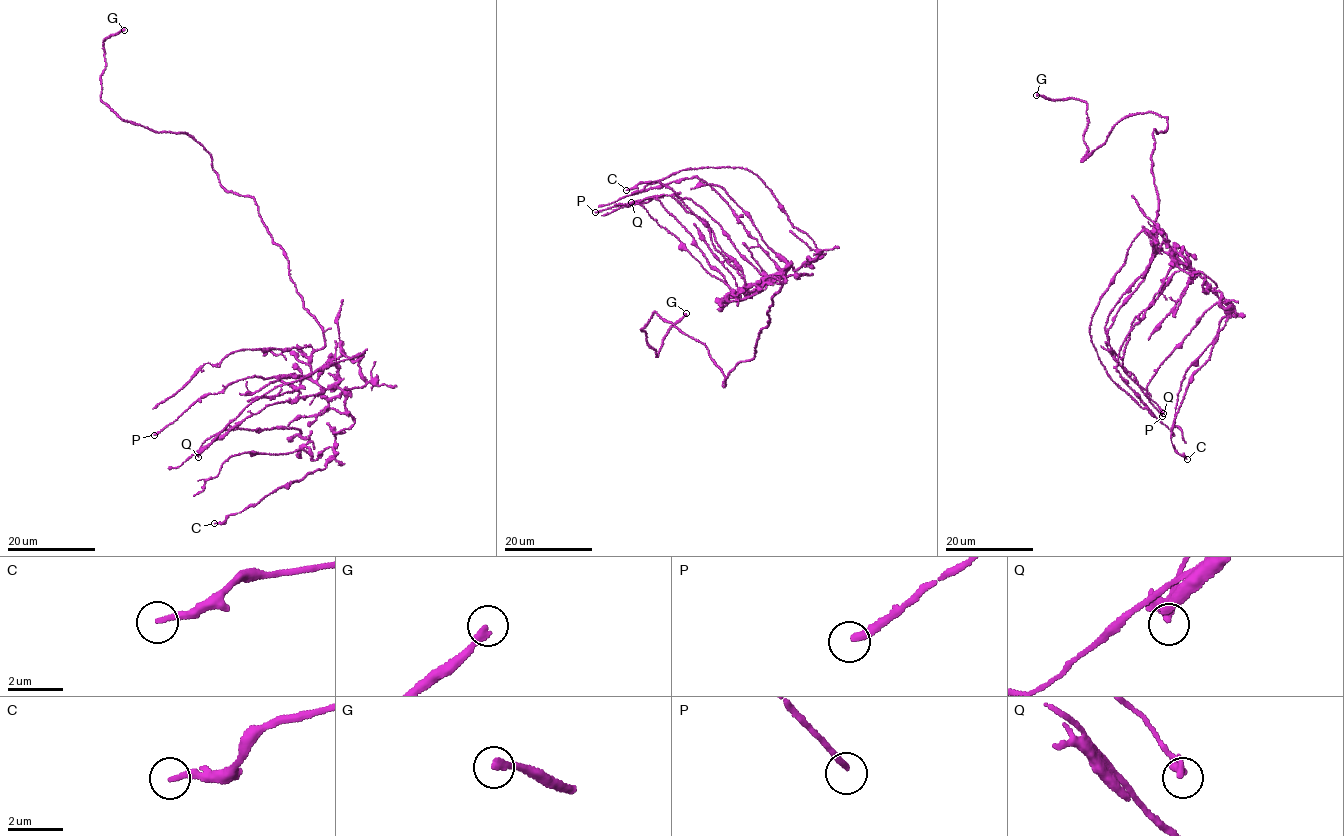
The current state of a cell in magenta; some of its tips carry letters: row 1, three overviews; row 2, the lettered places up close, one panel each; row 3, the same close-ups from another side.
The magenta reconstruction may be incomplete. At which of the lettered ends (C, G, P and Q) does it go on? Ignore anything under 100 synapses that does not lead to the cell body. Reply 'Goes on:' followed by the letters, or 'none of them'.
Goes on: G

